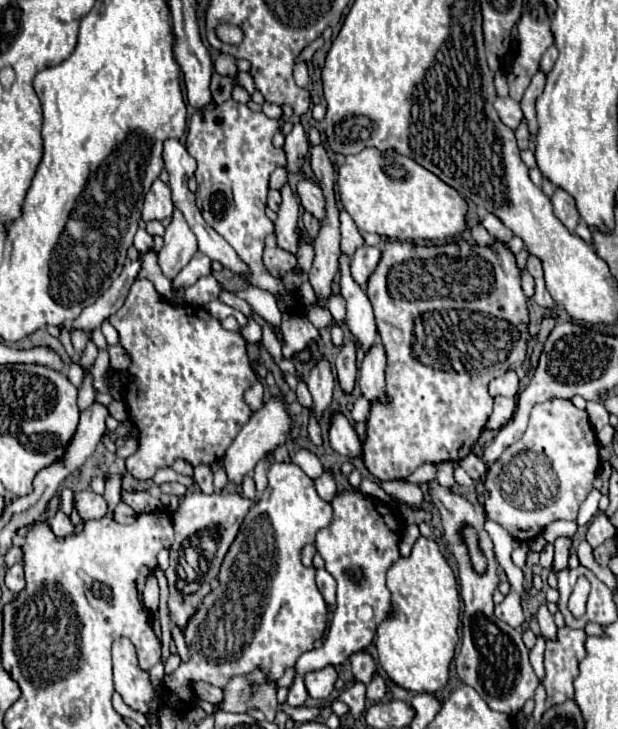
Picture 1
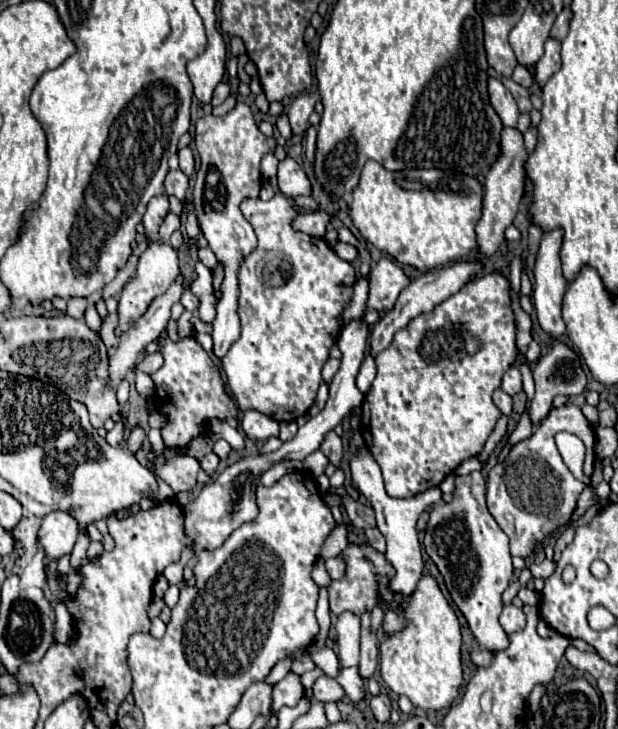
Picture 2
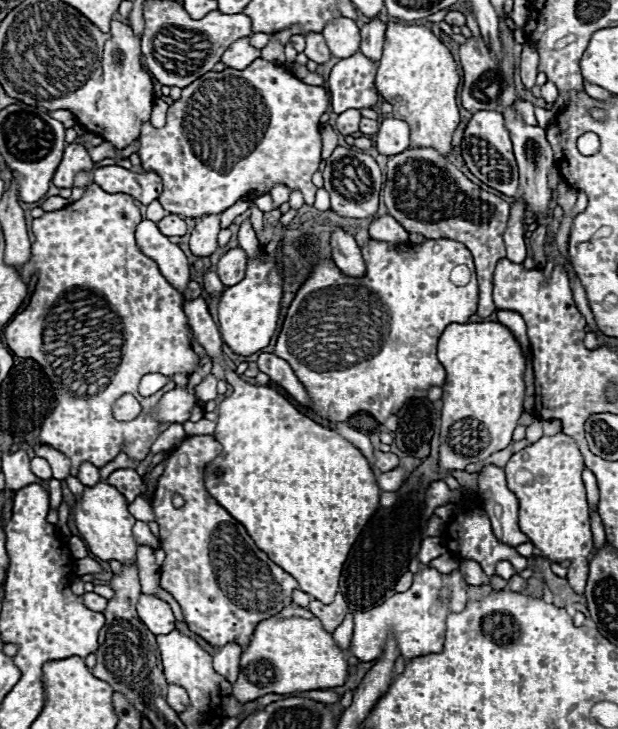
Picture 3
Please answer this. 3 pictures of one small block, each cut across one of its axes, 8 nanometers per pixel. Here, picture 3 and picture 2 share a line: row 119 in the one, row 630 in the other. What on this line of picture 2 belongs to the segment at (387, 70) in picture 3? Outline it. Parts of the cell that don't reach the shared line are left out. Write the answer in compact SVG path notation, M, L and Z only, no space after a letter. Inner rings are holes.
M424 574L408 598L406 628L380 644L380 674L392 692L408 696L414 706L442 710L454 702L462 686L460 624L434 576Z

